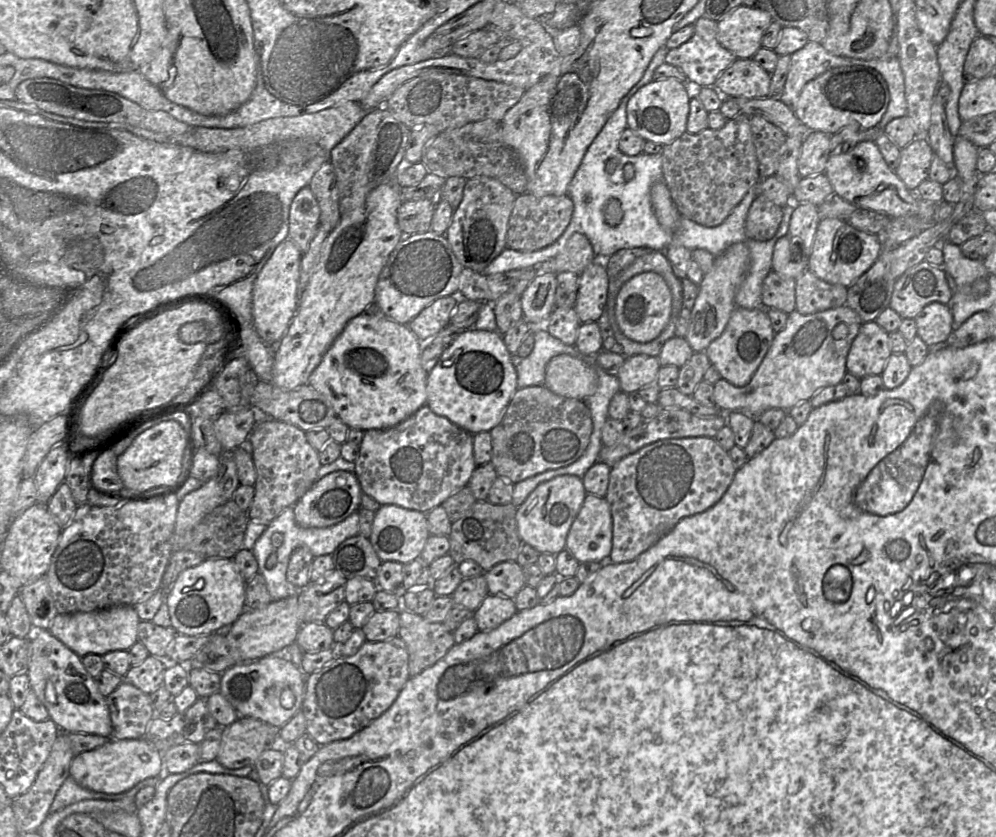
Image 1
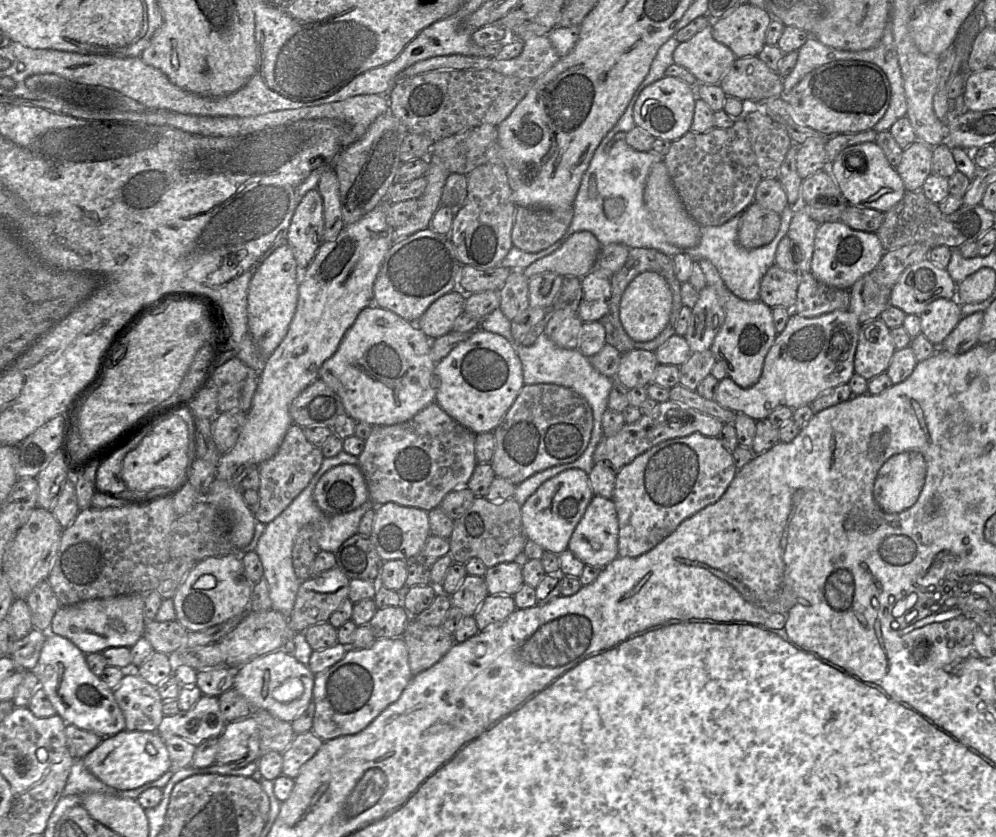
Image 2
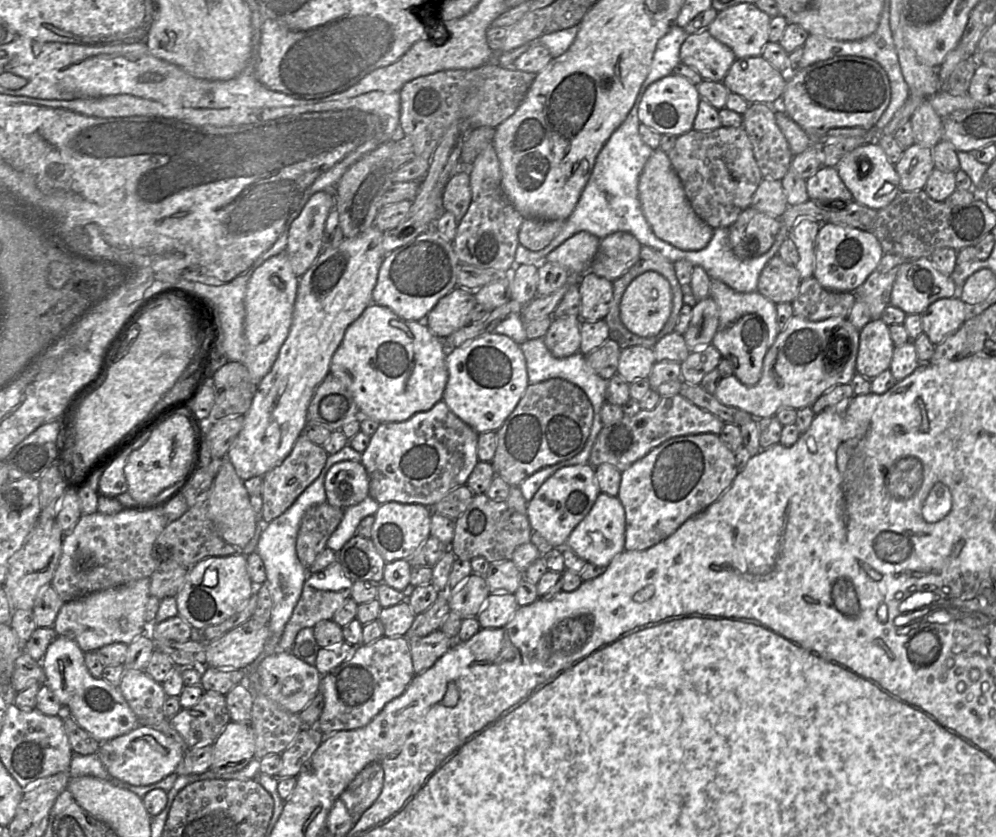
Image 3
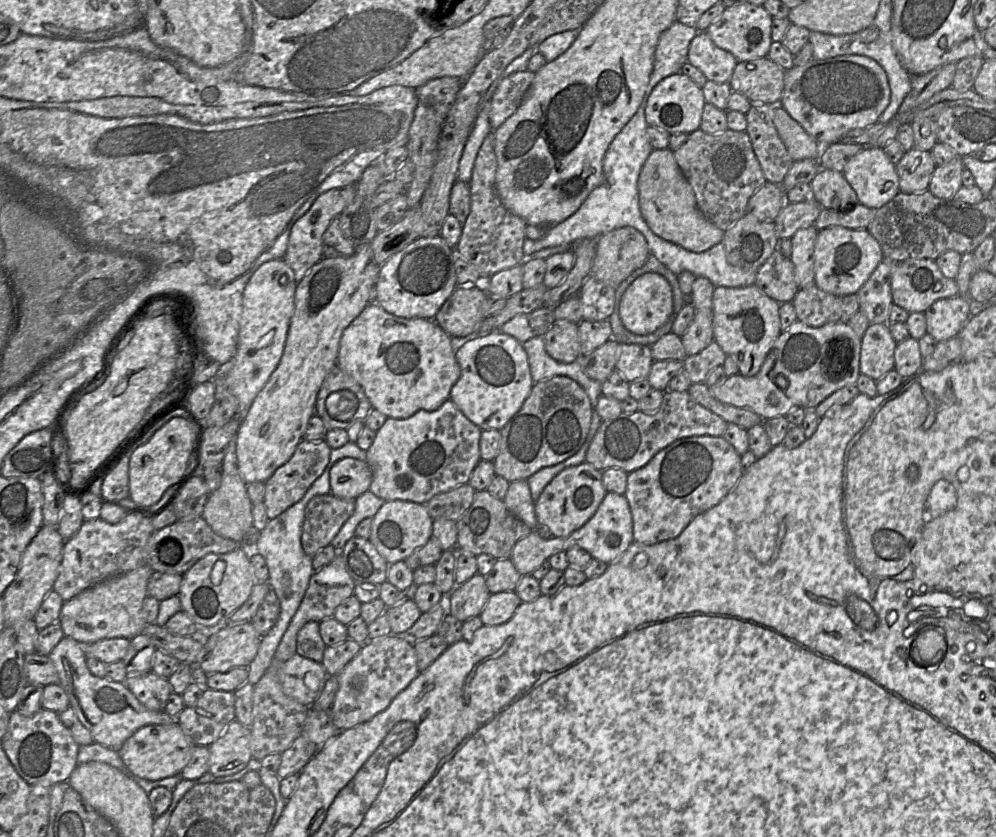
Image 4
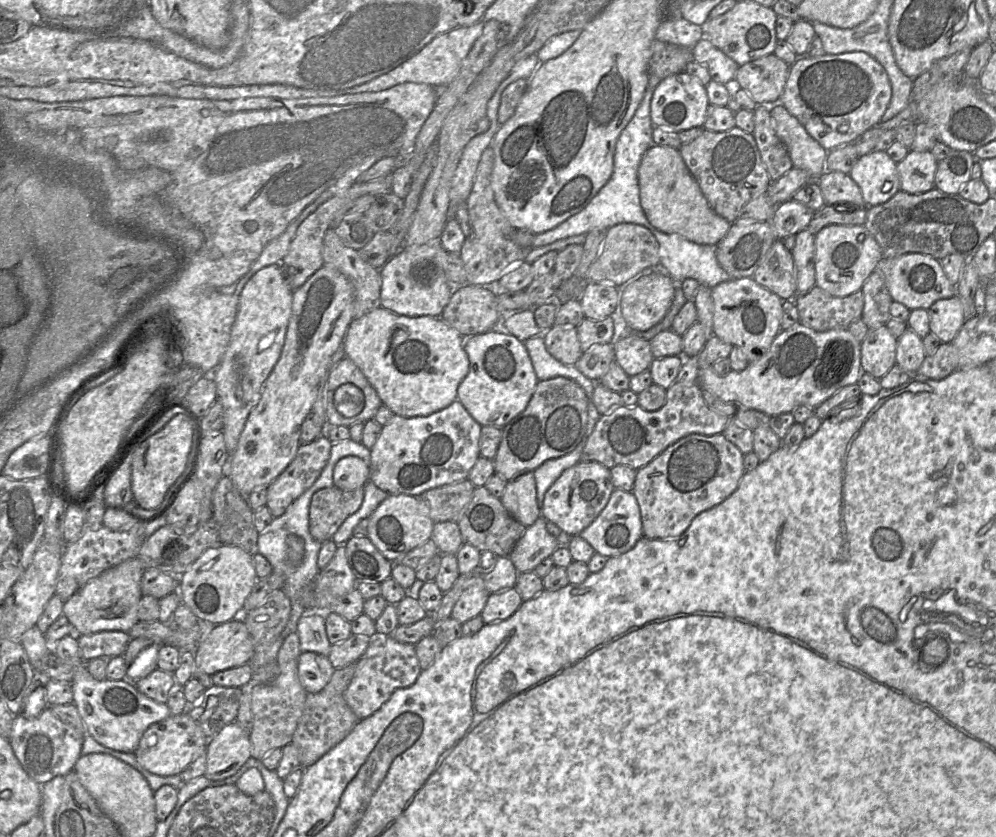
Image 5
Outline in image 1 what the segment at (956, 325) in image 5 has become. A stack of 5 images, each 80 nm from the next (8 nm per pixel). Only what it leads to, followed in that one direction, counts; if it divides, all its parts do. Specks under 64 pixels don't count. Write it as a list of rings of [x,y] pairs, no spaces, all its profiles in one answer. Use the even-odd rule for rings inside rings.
[[[931,302],[914,318],[917,335],[929,346],[947,345],[953,331],[953,315],[950,305]]]

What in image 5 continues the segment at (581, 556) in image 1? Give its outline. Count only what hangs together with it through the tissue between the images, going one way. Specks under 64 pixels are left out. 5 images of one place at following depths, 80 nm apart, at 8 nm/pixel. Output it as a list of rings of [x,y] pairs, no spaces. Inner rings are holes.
[[[615,488],[599,516],[579,536],[585,539],[596,551],[606,558],[619,556],[631,550],[643,537],[639,505],[632,491]]]

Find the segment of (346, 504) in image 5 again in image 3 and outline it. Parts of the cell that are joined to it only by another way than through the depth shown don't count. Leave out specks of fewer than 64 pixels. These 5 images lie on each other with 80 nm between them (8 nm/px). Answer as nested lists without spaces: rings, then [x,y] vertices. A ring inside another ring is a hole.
[[[328,502],[309,507],[300,523],[296,540],[299,561],[309,571],[316,557],[342,520],[344,509]]]

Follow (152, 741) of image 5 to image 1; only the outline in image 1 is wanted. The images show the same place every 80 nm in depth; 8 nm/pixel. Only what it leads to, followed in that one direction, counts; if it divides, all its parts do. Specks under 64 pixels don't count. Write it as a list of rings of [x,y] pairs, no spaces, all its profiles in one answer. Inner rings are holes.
[[[143,738],[125,740],[109,739],[104,745],[94,750],[74,756],[70,764],[69,773],[70,777],[72,777],[81,787],[107,794],[126,792],[147,778],[158,776],[164,779],[167,774],[173,774],[165,772],[164,753],[157,751]]]

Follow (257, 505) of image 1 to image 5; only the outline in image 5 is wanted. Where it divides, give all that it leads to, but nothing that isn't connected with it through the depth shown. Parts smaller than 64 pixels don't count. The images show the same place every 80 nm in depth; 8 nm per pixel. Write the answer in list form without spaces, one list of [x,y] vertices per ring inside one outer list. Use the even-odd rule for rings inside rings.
[[[326,434],[300,444],[291,463],[267,486],[266,506],[273,517],[281,516],[294,500],[313,485],[329,460],[332,444]]]

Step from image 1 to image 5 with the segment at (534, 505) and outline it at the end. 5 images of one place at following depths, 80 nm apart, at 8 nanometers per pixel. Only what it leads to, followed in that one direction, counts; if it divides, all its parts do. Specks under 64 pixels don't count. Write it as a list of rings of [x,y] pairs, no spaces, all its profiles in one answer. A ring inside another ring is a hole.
[[[580,461],[566,469],[548,489],[541,516],[556,524],[565,536],[577,536],[599,516],[614,489],[609,468],[598,462]]]

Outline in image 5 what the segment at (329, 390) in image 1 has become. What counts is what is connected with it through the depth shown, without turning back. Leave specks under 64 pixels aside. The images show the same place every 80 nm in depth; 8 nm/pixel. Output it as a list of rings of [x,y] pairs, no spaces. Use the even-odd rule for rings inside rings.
[[[382,307],[353,319],[343,350],[377,392],[382,406],[403,417],[427,416],[457,400],[457,389],[469,371],[465,338],[441,317],[407,317]]]

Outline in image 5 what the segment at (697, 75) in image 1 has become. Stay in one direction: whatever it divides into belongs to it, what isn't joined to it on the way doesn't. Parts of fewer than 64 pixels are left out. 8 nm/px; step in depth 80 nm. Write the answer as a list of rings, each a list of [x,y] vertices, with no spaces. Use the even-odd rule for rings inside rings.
[[[706,37],[692,48],[692,53],[693,61],[704,66],[713,81],[726,86],[732,85],[739,66]]]

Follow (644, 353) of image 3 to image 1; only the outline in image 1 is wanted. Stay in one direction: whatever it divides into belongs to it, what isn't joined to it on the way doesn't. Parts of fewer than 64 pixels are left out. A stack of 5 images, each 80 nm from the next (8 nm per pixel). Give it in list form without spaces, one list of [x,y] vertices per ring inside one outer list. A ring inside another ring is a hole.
[[[634,355],[625,358],[617,377],[620,390],[627,394],[638,391],[645,385],[656,383],[659,368],[658,358],[648,355]]]

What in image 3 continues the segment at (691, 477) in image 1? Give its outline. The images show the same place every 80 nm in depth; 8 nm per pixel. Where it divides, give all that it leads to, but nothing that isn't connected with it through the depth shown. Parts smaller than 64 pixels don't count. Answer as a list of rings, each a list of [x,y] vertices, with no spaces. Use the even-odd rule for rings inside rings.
[[[715,434],[673,437],[621,473],[618,499],[626,518],[625,550],[642,551],[665,540],[689,518],[715,503],[738,474],[735,453]]]

